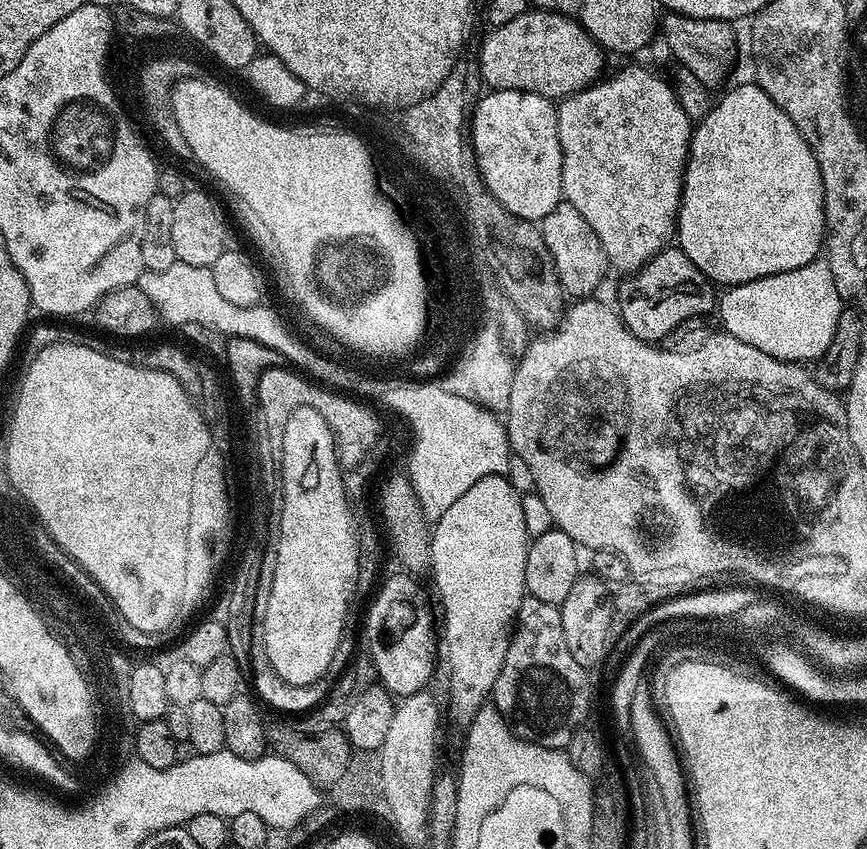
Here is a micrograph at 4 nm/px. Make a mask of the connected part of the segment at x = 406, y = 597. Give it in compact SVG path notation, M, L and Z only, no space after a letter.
M412 574L399 575L375 589L376 597L364 620L364 640L368 643L366 654L372 659L377 681L393 697L403 698L429 687L436 654L438 658L438 624L432 621L432 608L416 581L419 579Z

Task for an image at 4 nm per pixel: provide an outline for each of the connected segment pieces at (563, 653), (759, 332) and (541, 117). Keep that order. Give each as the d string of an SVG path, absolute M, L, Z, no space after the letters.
M525 595L516 612L502 674L498 674L490 697L501 716L532 728L532 733L526 736L530 743L567 749L574 729L583 725L580 723L587 718L592 704L592 684L588 676L589 669L578 666L574 654L570 654L570 646L566 646L560 605Z
M827 259L811 260L798 270L734 284L719 297L718 313L723 331L779 360L819 361L826 354L838 326L842 301Z
M492 90L470 112L470 141L481 178L491 195L518 218L539 222L562 203L562 146L558 142L557 105L545 96L518 90Z

